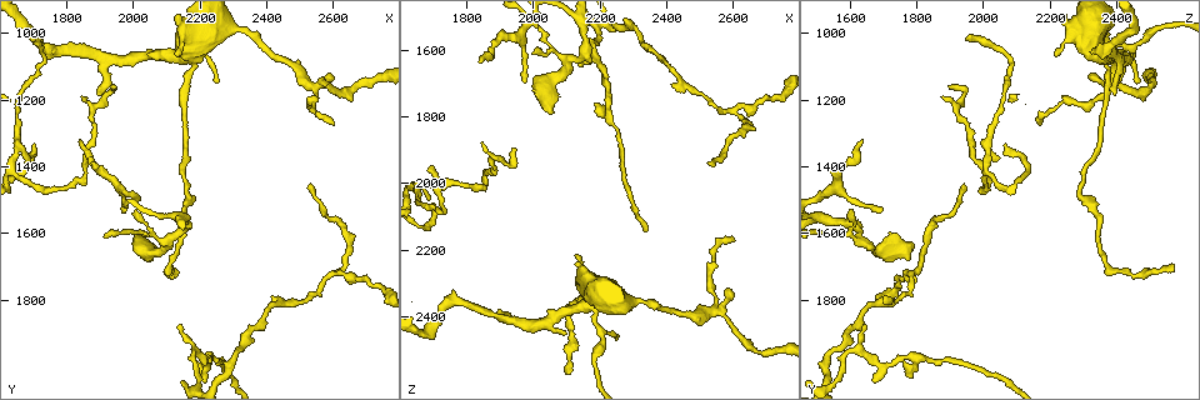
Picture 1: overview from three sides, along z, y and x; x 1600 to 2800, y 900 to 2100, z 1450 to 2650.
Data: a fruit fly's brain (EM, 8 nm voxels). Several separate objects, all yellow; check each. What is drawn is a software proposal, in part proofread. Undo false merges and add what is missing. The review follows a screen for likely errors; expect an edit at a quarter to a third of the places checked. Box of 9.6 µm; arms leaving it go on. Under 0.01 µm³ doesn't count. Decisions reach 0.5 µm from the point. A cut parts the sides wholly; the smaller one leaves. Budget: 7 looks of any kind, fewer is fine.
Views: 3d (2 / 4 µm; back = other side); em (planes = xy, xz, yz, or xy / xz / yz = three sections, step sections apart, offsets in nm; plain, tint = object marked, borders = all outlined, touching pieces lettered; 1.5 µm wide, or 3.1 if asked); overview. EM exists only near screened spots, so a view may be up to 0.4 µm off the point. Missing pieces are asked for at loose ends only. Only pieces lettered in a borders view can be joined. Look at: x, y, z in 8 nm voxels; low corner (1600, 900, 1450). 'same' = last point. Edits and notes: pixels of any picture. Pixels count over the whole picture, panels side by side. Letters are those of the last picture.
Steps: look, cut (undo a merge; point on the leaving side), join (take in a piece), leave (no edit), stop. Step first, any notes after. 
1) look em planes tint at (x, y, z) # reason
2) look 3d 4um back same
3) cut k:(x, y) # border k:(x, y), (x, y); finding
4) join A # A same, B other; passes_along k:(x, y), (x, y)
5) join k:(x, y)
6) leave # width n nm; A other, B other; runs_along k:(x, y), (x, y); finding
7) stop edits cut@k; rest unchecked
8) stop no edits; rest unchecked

look em planes plain at (1890, 1190, 2390) # branch stops here

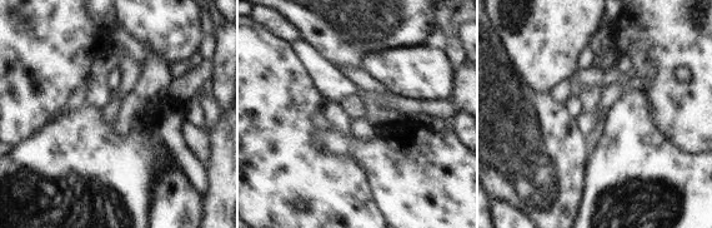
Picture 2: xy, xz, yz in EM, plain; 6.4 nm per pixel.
look em planes tint same

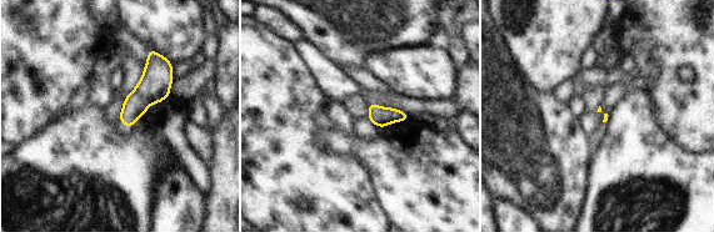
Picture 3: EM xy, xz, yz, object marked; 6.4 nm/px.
look em planes borders same # see the neighbours

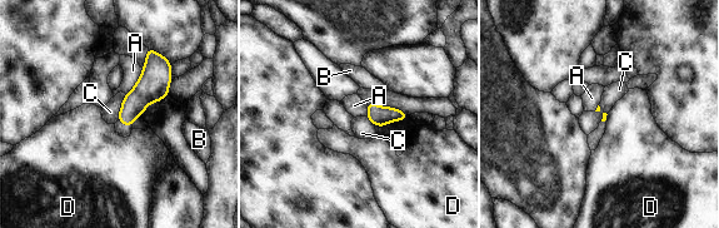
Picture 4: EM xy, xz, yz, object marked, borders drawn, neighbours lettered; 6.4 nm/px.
leave # A other, B other, C other, D other; border 4:(126, 94), (118, 119); none of them fits

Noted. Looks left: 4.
look 3d 2um at (1940, 1170, 1900) # thin end

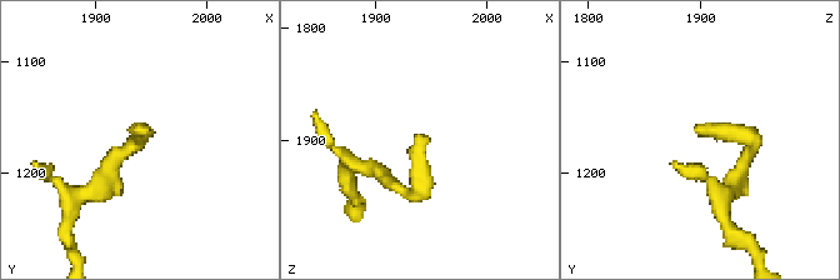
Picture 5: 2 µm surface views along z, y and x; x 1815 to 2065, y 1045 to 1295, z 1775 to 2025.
look em planes borders at (1944, 1168, 1896)

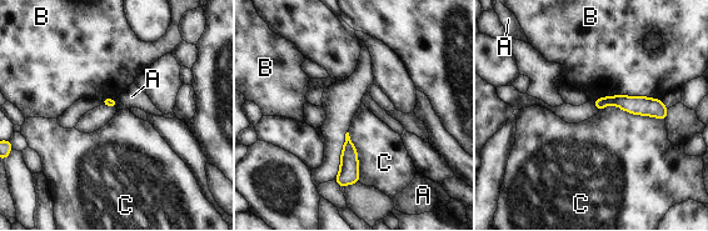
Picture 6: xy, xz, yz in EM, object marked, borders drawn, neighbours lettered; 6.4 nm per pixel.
leave # A other, B other, C other; no lettered piece goes on from it

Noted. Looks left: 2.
look 3d 2um at (2140, 1870, 1640) # free end

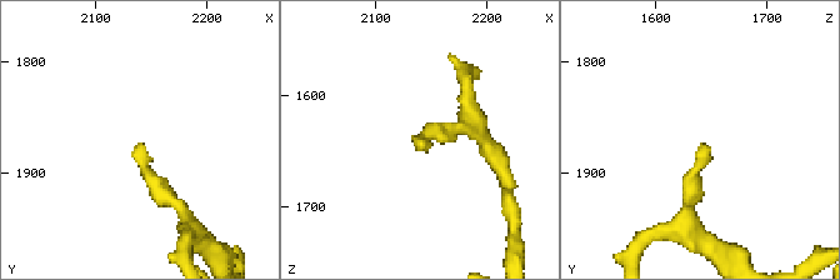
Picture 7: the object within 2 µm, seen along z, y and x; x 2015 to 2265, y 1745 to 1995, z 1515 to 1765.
look em xy step 8 borders at (2138, 1874, 1636) # now the EM

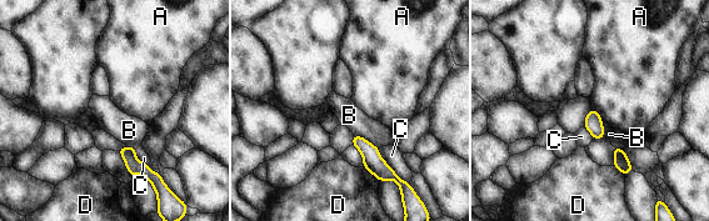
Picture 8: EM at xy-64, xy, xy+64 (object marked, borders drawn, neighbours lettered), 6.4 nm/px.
leave # longest_contact C 260 nm; A other, B other, C other, D other; runs_along 8:(355, 139), (389, 175); no lettered piece goes on from it

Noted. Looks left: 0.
stop no edits; rest unchecked

